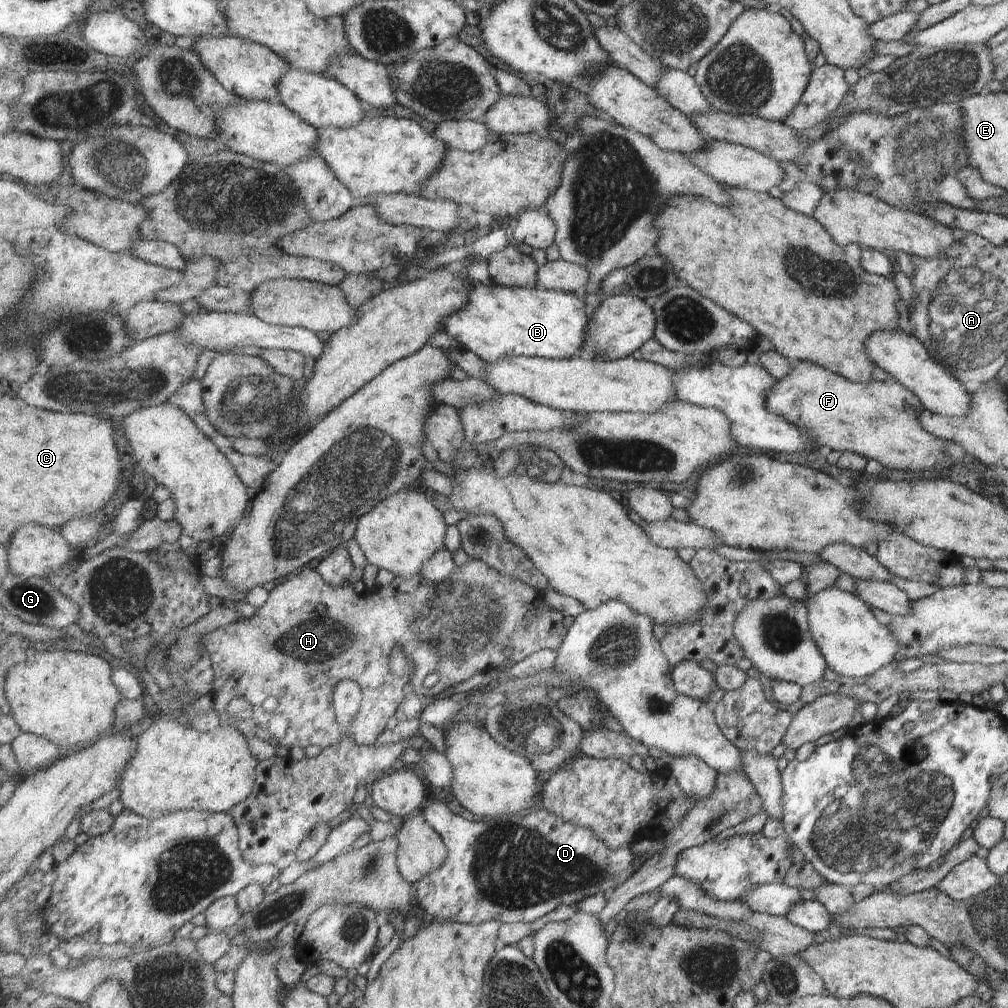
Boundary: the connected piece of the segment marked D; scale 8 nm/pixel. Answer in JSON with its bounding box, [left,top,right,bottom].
[415,799,662,926]

